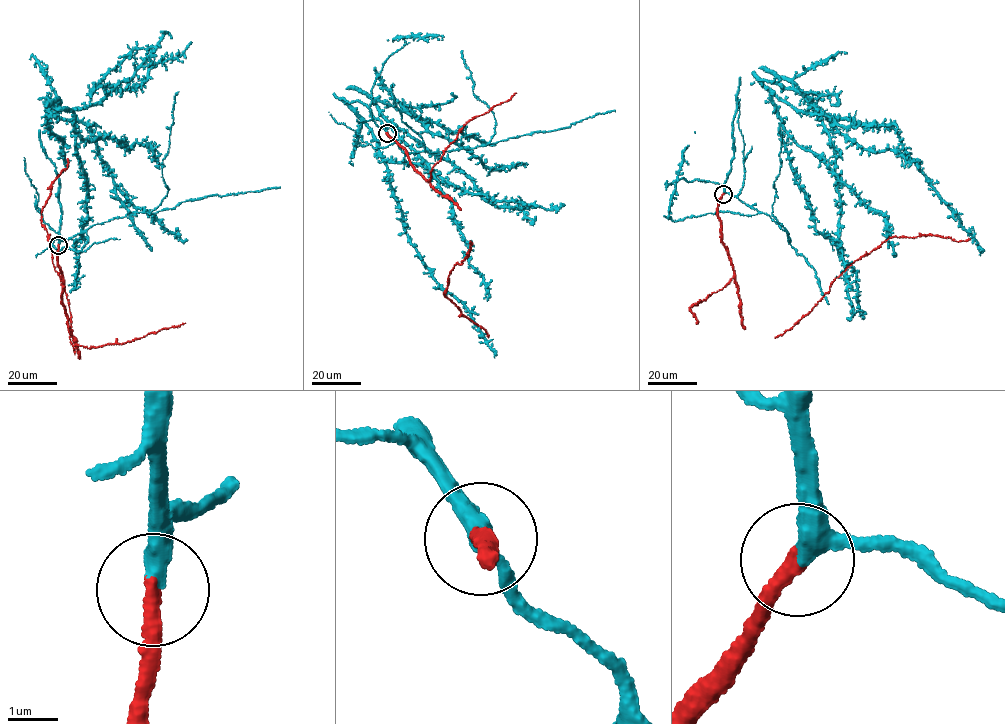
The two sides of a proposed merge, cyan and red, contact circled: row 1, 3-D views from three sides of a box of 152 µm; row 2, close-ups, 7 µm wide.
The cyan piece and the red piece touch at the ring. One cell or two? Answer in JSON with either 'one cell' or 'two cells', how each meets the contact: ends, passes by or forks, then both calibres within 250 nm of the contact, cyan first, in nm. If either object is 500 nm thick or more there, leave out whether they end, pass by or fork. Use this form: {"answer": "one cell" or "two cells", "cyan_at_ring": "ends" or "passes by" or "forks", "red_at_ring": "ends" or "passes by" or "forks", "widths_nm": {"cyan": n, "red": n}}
{"answer": "one cell", "cyan_at_ring": "passes by", "red_at_ring": "ends", "widths_nm": {"cyan": 300, "red": 320}}

